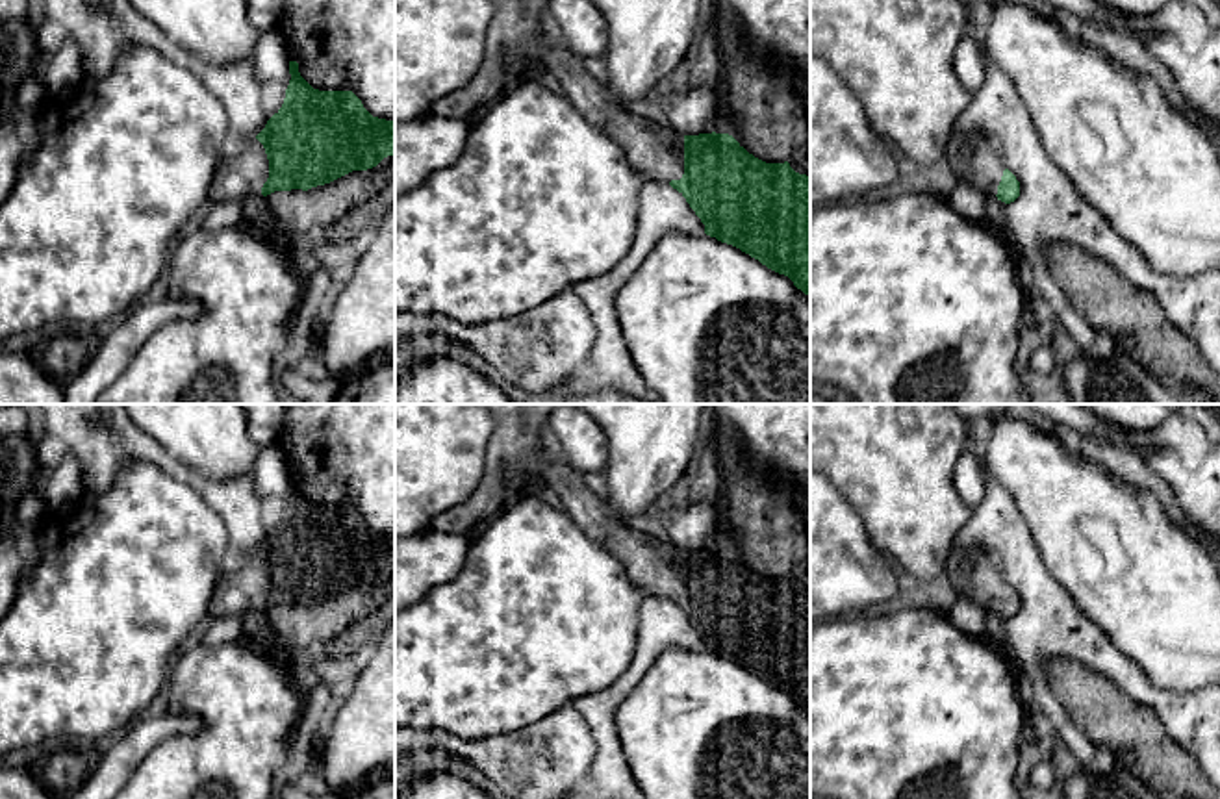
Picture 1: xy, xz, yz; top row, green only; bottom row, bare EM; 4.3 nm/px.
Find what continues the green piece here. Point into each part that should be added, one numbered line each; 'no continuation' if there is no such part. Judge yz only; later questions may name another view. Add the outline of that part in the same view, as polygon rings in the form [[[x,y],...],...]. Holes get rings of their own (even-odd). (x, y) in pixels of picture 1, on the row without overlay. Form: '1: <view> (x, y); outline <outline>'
1: yz (974, 573); outline [[[953,549],[946,577],[957,595],[970,597],[985,612],[996,612],[1003,586],[1007,584],[998,562],[979,549]]]

